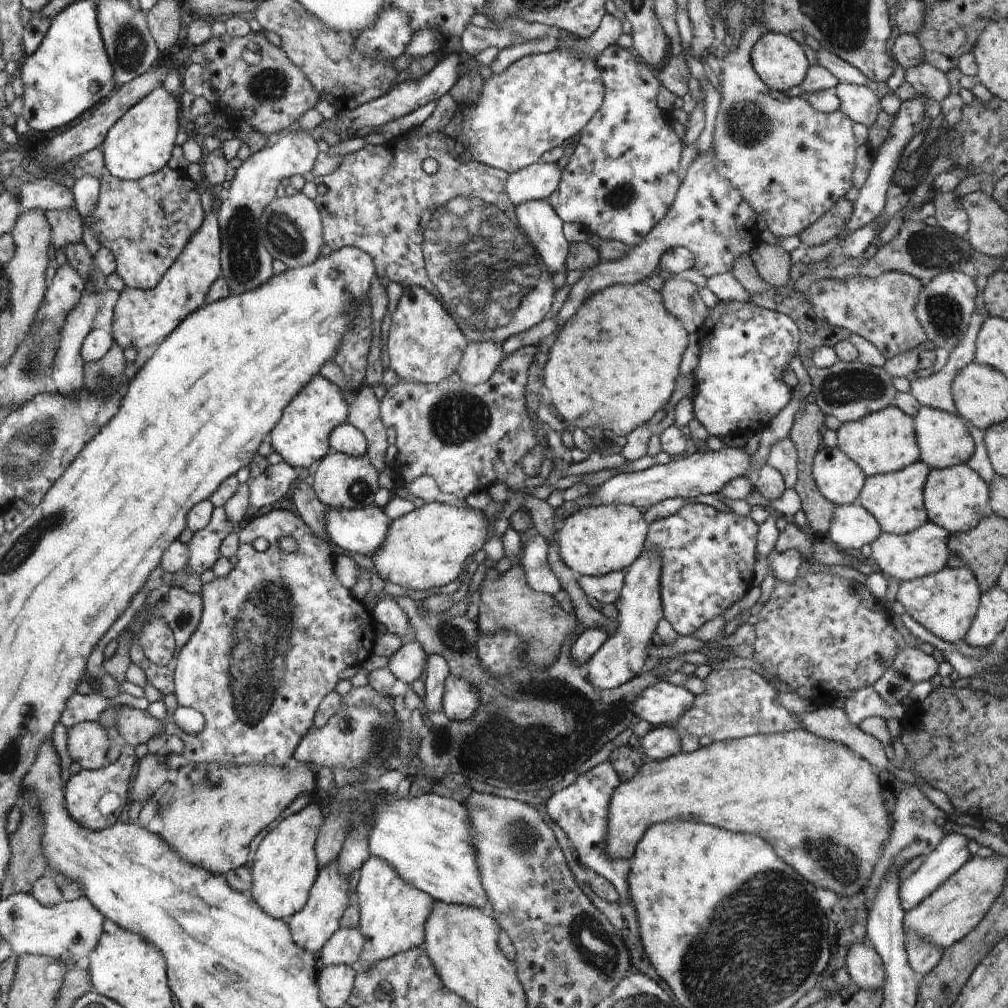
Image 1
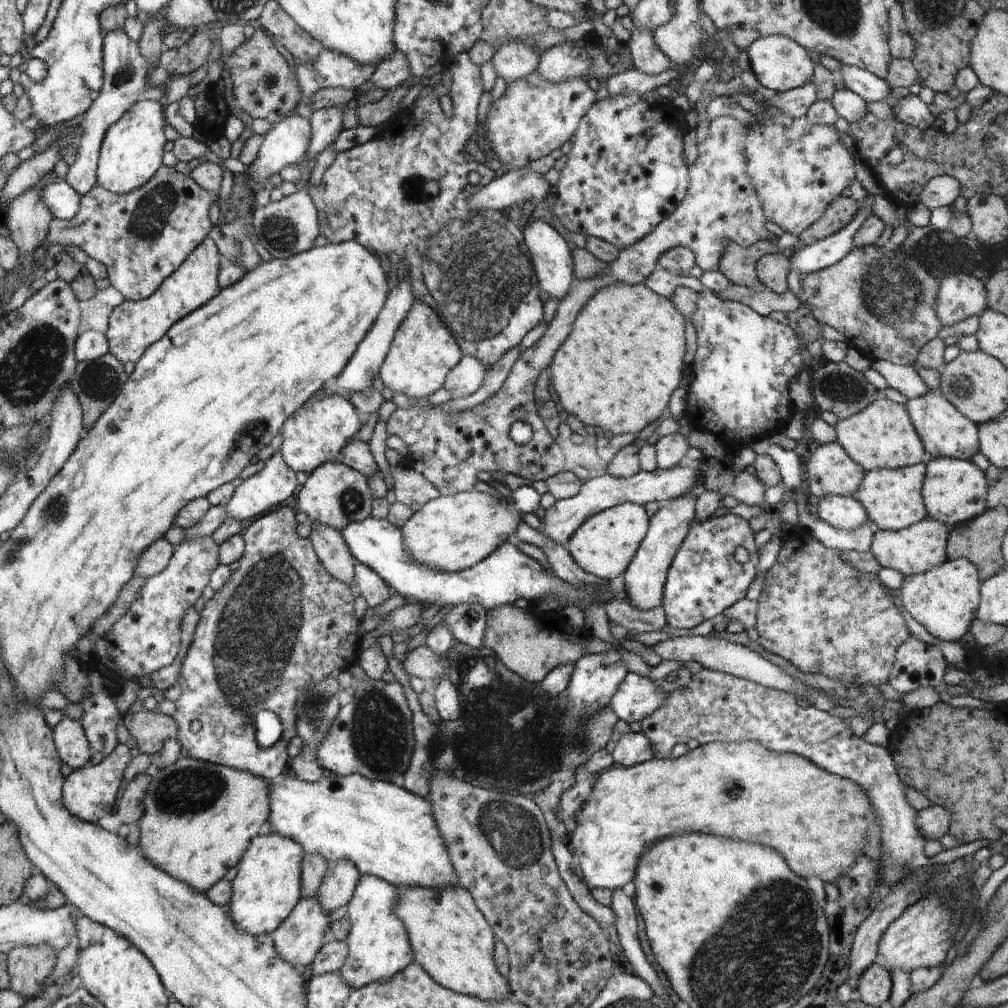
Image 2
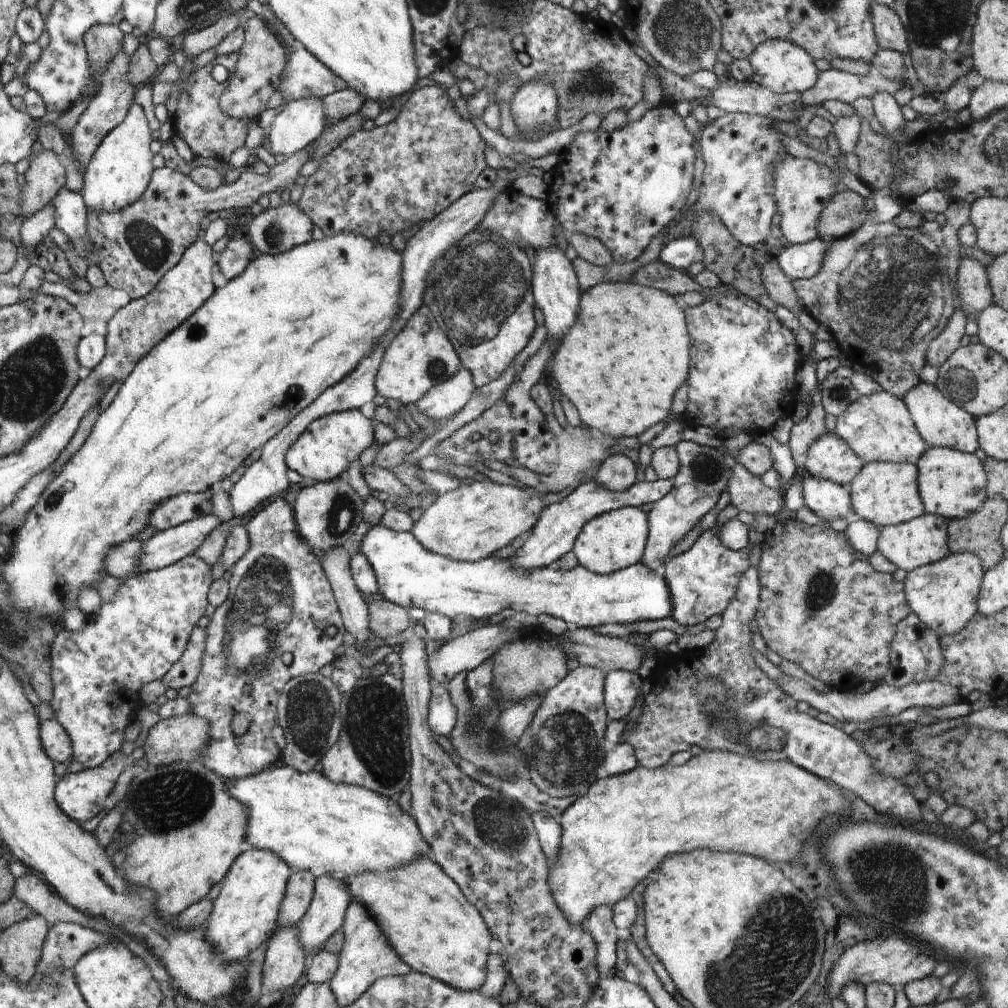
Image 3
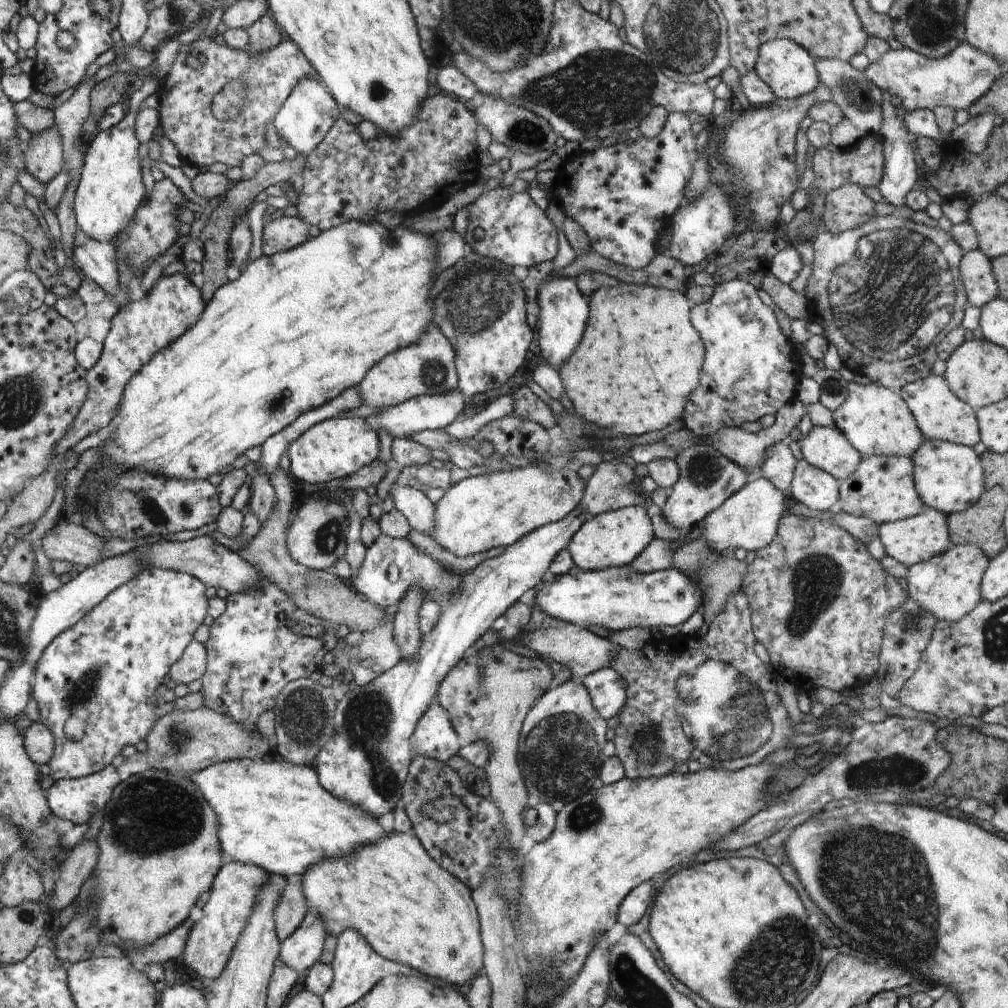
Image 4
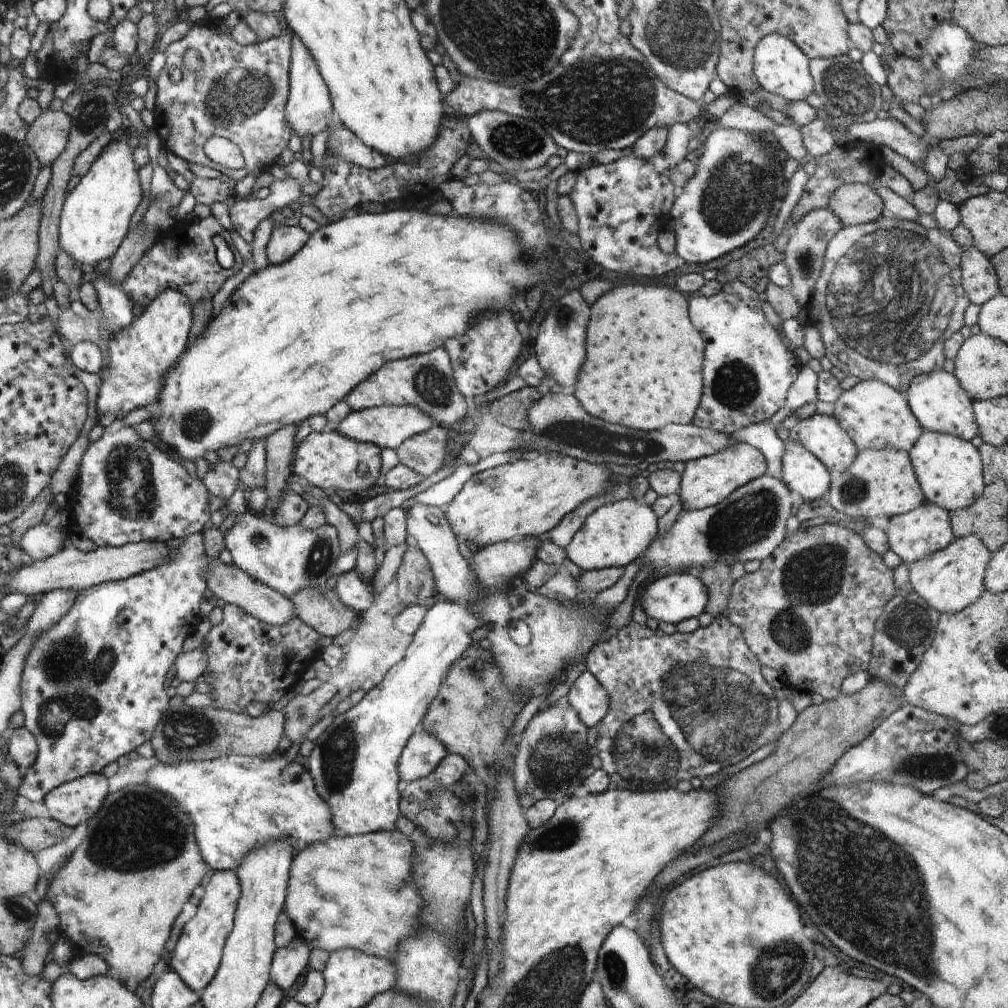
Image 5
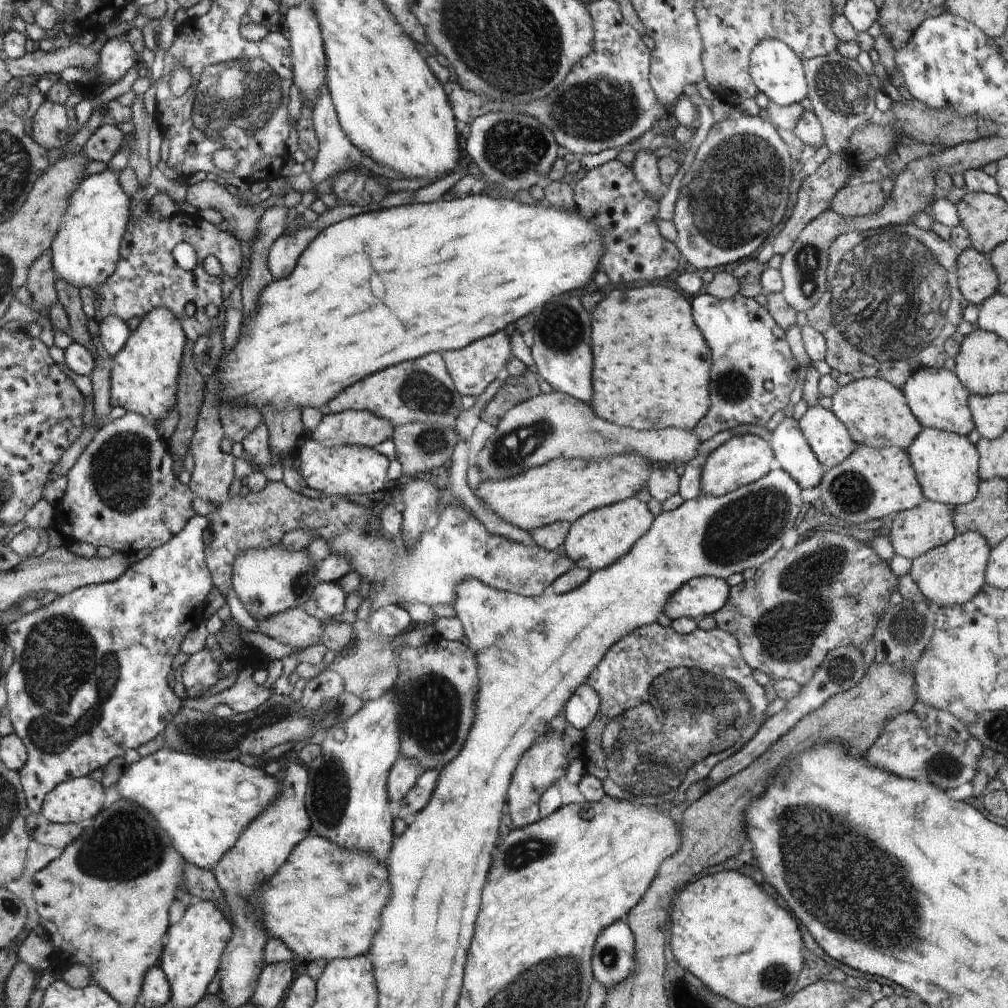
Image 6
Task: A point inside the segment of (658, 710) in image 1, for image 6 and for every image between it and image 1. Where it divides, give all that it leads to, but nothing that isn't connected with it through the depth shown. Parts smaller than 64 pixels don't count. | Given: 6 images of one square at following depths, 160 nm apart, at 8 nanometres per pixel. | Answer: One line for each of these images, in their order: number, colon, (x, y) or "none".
2: (638, 697)
3: (621, 688)
4: (608, 689)
5: (587, 695)
6: (583, 707)

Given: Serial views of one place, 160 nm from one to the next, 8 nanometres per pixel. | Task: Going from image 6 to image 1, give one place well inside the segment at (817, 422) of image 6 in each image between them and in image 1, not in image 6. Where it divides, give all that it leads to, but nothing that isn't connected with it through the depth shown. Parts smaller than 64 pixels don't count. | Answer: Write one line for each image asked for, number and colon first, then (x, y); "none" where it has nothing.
1: (840, 480)
2: (831, 471)
3: (829, 457)
4: (826, 448)
5: (822, 435)

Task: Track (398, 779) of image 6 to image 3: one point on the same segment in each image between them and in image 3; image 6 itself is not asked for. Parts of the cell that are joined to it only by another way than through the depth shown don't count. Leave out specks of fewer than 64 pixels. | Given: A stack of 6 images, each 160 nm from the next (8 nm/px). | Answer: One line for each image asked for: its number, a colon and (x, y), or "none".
3: (442, 716)
4: (435, 736)
5: (423, 752)

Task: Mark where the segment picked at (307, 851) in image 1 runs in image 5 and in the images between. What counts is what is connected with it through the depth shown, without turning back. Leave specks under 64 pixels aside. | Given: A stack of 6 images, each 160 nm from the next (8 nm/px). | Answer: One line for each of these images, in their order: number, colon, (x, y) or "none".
2: (268, 885)
3: (244, 915)
4: (211, 941)
5: (198, 954)

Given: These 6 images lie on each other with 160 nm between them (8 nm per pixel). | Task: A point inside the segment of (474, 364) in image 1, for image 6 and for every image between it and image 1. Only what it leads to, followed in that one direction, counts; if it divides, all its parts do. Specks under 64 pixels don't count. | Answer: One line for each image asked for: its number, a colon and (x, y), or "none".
2: (467, 376)
3: (443, 401)
4: (432, 412)
5: (389, 426)
6: (364, 428)

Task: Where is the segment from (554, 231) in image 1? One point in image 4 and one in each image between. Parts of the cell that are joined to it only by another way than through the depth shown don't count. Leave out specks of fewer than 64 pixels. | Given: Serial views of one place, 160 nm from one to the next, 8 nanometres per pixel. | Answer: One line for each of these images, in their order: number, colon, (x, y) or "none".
2: (553, 260)
3: (557, 294)
4: (564, 309)

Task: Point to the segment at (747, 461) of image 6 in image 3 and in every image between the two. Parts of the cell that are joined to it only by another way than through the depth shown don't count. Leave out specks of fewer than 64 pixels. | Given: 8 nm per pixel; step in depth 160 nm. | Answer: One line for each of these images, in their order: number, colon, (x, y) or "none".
3: (704, 472)
4: (706, 479)
5: (704, 482)

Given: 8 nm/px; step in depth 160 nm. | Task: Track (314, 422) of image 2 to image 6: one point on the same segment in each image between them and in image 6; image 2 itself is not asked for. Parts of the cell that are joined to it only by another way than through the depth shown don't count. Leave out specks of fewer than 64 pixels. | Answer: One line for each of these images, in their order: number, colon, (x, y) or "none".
3: (331, 442)
4: (337, 447)
5: (327, 459)
6: (350, 469)

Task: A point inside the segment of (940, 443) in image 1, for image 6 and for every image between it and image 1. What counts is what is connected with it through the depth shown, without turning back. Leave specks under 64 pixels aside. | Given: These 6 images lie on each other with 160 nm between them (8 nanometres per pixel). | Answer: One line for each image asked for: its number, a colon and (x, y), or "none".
2: (945, 432)
3: (941, 423)
4: (940, 415)
5: (941, 405)
6: (937, 398)

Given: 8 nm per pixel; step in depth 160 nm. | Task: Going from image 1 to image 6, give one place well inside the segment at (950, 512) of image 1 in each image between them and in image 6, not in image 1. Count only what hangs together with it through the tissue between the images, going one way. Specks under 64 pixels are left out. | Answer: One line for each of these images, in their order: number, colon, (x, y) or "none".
2: (954, 491)
3: (951, 483)
4: (949, 477)
5: (949, 469)
6: (946, 464)

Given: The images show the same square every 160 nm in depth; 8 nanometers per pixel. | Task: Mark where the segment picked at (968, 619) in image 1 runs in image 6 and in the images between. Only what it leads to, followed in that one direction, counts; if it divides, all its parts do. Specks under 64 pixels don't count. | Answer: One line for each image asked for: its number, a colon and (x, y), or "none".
2: (945, 599)
3: (944, 594)
4: (948, 586)
5: (950, 579)
6: (952, 574)

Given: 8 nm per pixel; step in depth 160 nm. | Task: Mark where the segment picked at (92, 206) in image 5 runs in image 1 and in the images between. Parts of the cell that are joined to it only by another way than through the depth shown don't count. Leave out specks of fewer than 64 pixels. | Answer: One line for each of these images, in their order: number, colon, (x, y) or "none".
1: (141, 142)
2: (131, 152)
3: (117, 174)
4: (110, 189)

